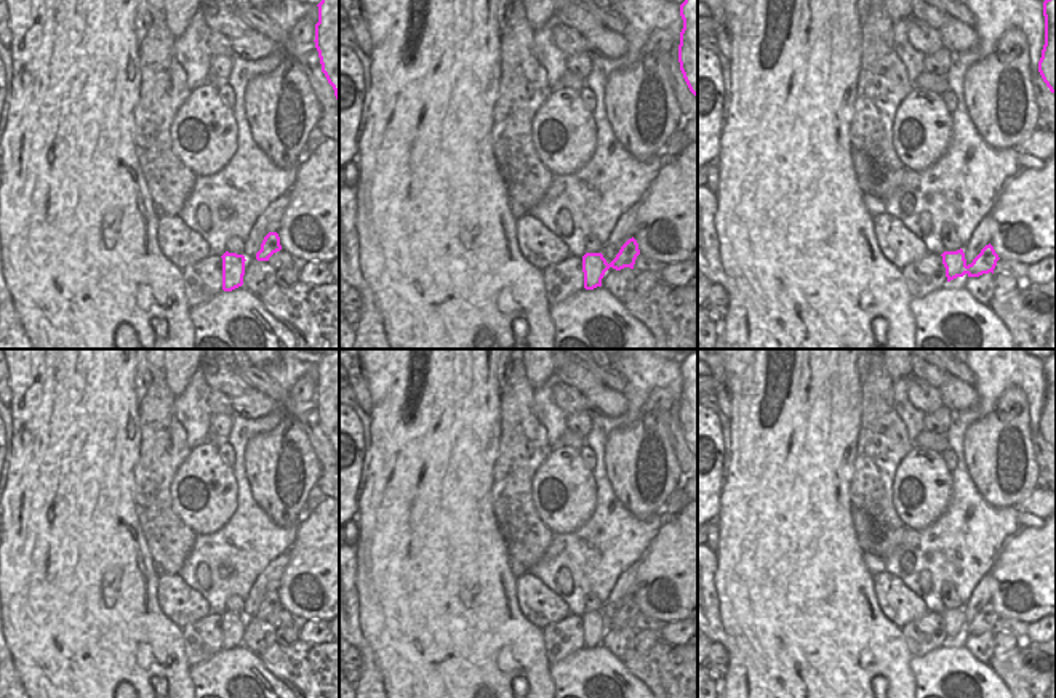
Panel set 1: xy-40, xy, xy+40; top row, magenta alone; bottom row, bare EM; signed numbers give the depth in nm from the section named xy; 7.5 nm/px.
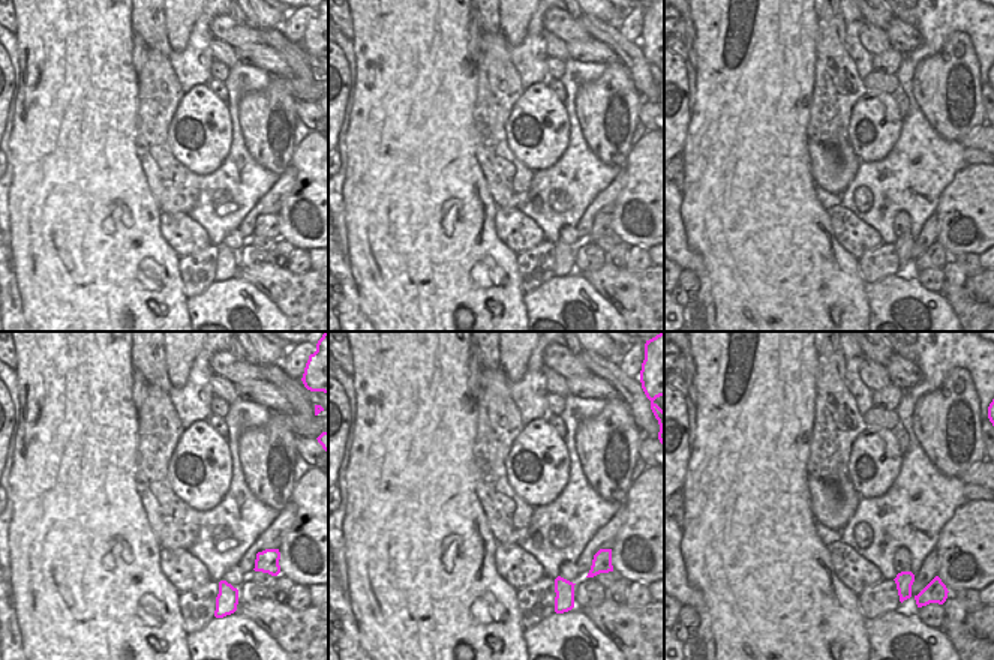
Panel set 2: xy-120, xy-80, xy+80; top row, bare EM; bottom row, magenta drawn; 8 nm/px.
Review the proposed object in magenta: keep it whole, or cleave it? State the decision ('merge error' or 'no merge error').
merge error

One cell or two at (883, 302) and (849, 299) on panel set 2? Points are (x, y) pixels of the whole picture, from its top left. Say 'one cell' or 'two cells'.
two cells

